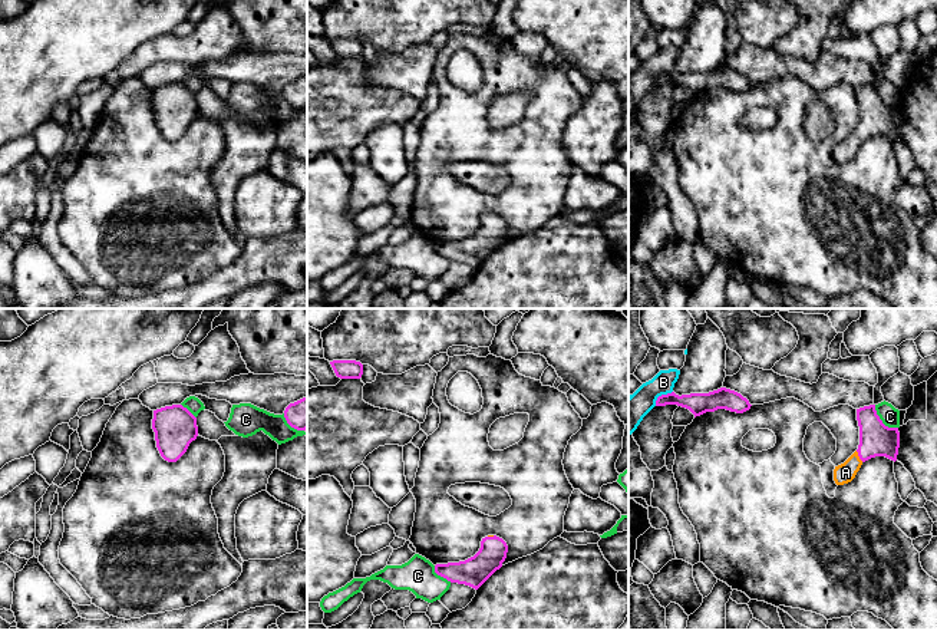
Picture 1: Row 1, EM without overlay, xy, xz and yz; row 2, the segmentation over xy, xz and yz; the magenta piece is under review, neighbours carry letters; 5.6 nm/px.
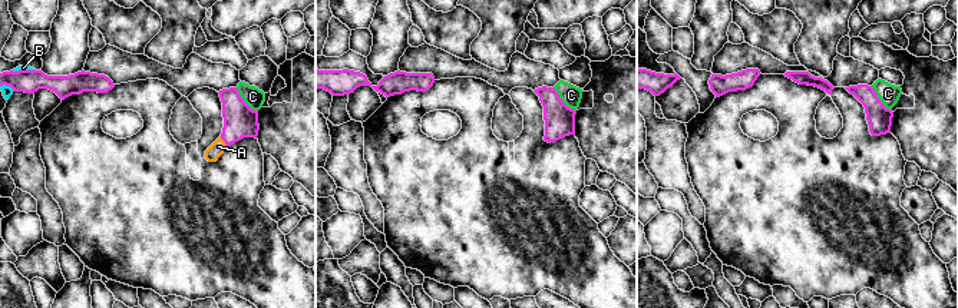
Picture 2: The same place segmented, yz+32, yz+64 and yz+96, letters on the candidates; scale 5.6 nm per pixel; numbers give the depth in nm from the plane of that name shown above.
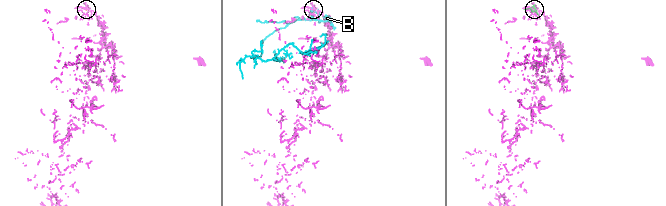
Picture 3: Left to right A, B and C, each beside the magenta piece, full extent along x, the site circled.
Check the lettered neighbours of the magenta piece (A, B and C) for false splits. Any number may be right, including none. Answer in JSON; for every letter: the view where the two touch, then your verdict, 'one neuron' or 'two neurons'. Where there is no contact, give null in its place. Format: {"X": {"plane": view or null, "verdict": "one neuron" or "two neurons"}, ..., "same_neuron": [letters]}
{"A": {"plane": "yz", "verdict": "one neuron"}, "B": {"plane": "yz", "verdict": "two neurons"}, "C": {"plane": "yz", "verdict": "two neurons"}, "same_neuron": ["A"]}

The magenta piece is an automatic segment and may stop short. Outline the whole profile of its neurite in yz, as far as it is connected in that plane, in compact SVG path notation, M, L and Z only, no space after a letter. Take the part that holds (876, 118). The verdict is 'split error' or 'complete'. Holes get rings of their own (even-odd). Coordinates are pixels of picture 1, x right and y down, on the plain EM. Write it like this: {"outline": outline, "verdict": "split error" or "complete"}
{"outline": "M875 83L857 88L857 99L860 105L858 128L841 144L834 148L834 159L837 164L851 161L861 144L875 135L885 135L897 139L900 126L898 106L888 106L877 93Z", "verdict": "split error"}

